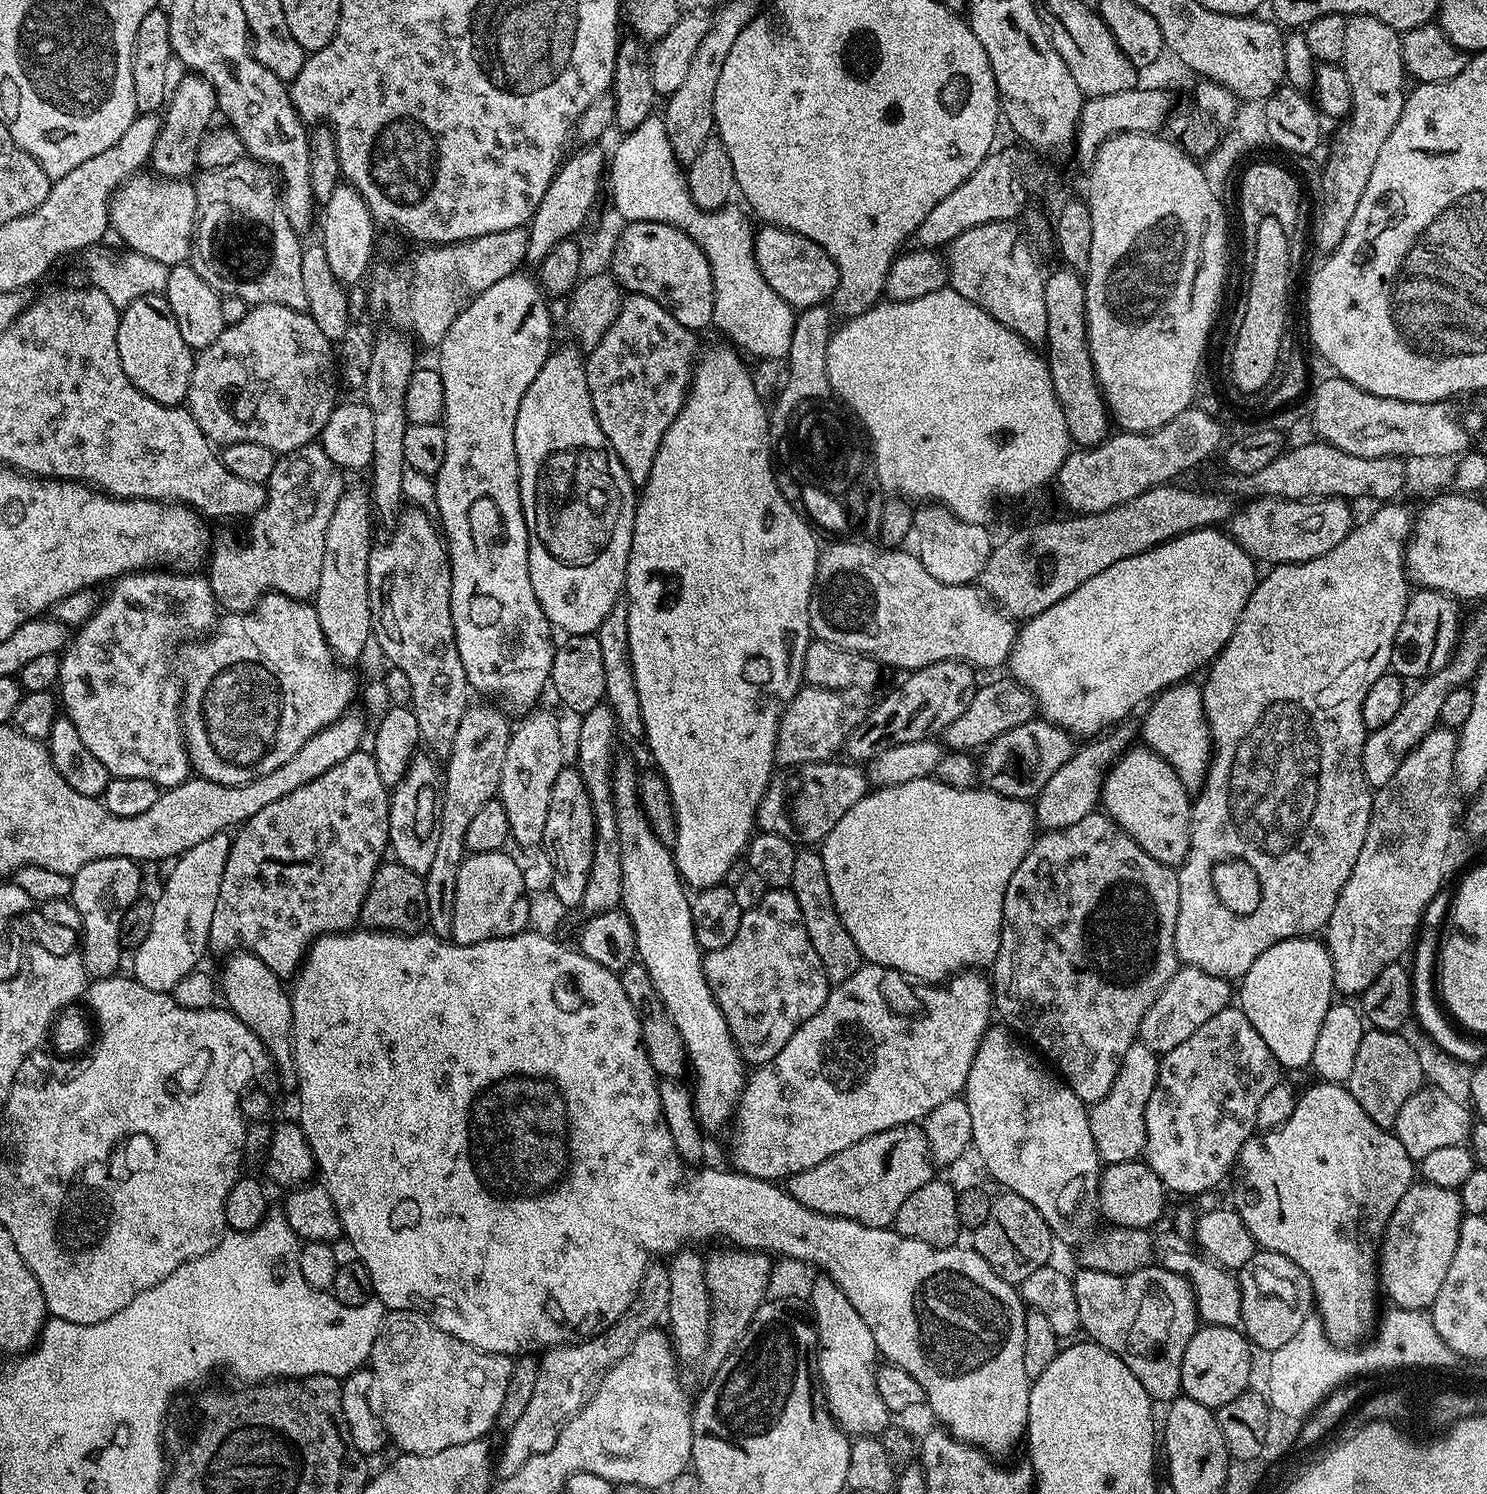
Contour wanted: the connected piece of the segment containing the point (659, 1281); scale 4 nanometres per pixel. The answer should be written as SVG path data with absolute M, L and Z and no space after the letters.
M663 1263L648 1267L640 1283L638 1294L627 1312L606 1332L582 1340L578 1344L565 1344L549 1348L539 1357L538 1382L522 1418L507 1429L504 1449L500 1452L501 1477L513 1476L534 1454L550 1450L556 1441L556 1431L575 1414L588 1399L600 1377L624 1357L626 1350L636 1341L636 1336L648 1328L655 1328L668 1315L670 1302L670 1274Z

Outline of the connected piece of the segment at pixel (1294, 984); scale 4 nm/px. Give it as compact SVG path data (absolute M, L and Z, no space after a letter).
M1315 935L1295 936L1270 946L1270 950L1262 950L1262 954L1254 958L1254 966L1250 966L1250 970L1246 970L1246 974L1239 981L1240 988L1238 984L1238 1006L1242 1014L1250 1018L1250 1026L1254 1026L1262 1042L1270 1046L1270 1054L1274 1054L1281 1069L1307 1069L1311 1065L1314 1041L1318 1038L1318 1030L1322 1030L1322 1018L1326 1018L1326 1010L1330 1010L1334 1003L1334 966L1327 943L1323 939L1316 939L1320 938Z

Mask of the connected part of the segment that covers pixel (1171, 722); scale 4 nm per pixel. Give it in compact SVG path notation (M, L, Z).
M1181 682L1164 689L1147 707L1144 722L1140 724L1140 736L1143 743L1160 756L1164 756L1174 767L1183 784L1190 792L1199 791L1203 787L1212 759L1212 737L1209 734L1208 720L1205 718L1204 695L1201 687L1193 682Z

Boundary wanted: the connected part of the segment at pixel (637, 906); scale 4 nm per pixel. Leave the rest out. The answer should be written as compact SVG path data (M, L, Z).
M621 755L612 765L612 797L618 822L618 842L622 846L622 898L620 904L627 923L632 926L632 938L636 945L639 963L646 966L646 974L650 974L650 982L662 998L674 1026L678 1026L678 1034L682 1034L684 1049L688 1052L690 1072L696 1075L696 1088L691 1089L692 1102L696 1105L696 1117L705 1133L720 1132L729 1127L744 1093L746 1083L746 1061L740 1057L738 1046L733 1042L730 1026L706 982L704 973L704 957L700 944L694 934L692 921L692 901L686 891L686 885L676 869L676 857L669 845L663 844L650 830L650 822L646 822L646 814L640 805L640 778L638 767L630 757Z

